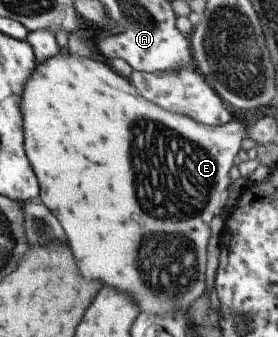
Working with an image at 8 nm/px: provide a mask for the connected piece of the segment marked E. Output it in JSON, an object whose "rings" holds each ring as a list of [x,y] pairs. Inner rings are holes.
{"rings":[[[70,53],[52,55],[46,61],[36,62],[34,71],[30,73],[30,79],[26,81],[22,95],[20,95],[20,113],[22,113],[22,135],[24,138],[23,148],[27,160],[30,162],[30,169],[38,179],[40,188],[39,197],[42,205],[46,205],[58,223],[62,225],[68,247],[74,255],[74,263],[82,277],[100,281],[108,287],[114,287],[118,291],[130,293],[134,301],[138,303],[142,313],[176,313],[186,311],[200,295],[204,292],[204,269],[206,268],[206,243],[210,237],[210,219],[217,215],[220,207],[224,204],[230,179],[228,171],[233,165],[238,149],[246,137],[246,123],[238,120],[230,120],[221,126],[207,126],[195,122],[189,117],[182,117],[177,113],[170,113],[160,109],[158,105],[146,101],[140,97],[136,88],[120,74],[115,72],[107,61],[99,56],[77,56]]]}

